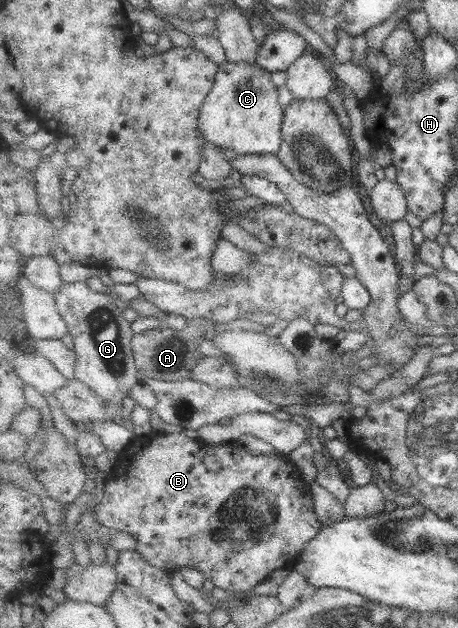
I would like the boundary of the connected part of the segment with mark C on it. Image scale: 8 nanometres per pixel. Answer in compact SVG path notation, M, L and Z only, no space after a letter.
M244 61L219 65L216 75L216 85L209 92L200 117L200 132L205 141L224 149L232 149L238 155L277 154L280 151L282 125L285 117L285 107L279 103L279 89L271 81L271 72L265 68Z

